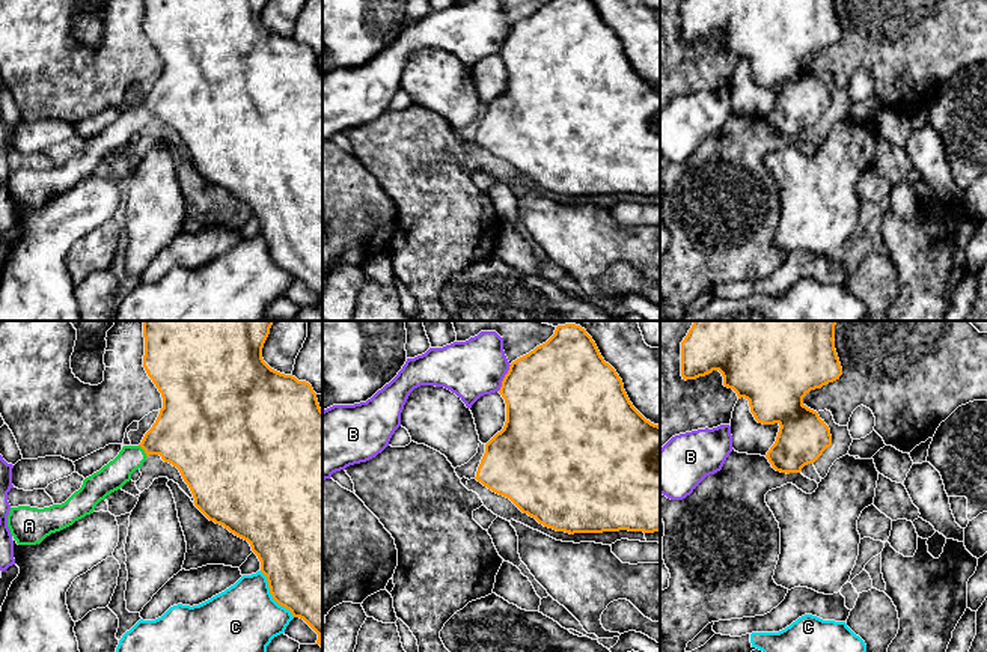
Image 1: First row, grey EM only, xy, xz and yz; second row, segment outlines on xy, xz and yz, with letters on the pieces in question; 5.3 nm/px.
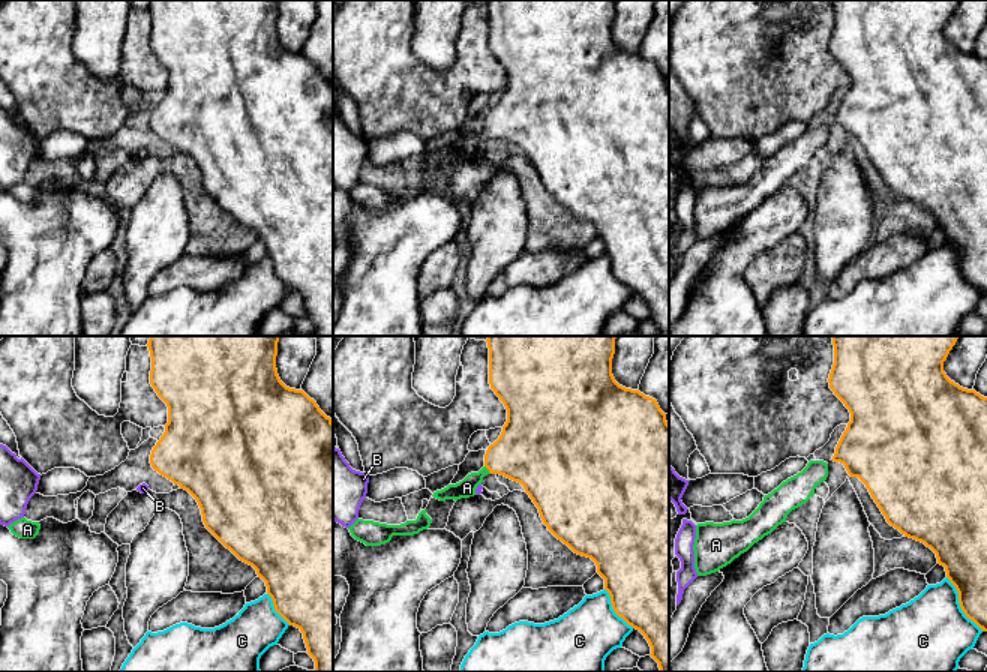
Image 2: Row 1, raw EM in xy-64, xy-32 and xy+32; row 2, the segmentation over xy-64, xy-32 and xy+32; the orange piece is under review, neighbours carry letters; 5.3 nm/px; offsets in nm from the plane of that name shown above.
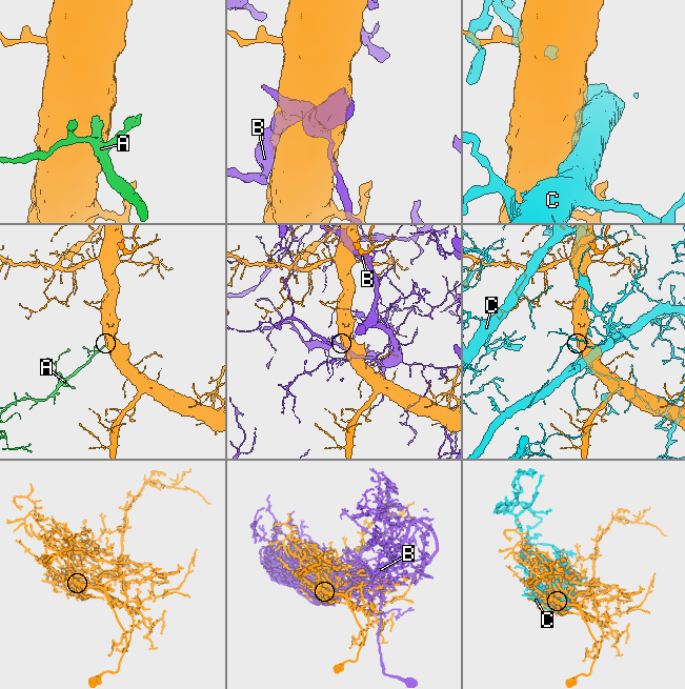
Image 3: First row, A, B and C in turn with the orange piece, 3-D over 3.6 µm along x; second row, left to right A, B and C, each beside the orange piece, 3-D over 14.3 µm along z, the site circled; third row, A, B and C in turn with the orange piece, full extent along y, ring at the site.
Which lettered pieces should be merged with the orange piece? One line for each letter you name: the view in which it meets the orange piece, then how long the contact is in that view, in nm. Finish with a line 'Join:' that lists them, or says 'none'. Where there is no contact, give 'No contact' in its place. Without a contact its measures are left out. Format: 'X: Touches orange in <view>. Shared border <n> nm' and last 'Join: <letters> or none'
A: Touches orange in xy. Shared border 80 nm
Join: A

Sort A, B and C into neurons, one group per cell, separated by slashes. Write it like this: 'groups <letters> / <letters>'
groups A / B / C

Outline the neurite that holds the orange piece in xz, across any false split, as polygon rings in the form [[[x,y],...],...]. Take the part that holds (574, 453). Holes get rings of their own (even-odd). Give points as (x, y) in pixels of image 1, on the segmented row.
[[[576,324],[558,325],[555,334],[529,354],[511,363],[499,390],[506,404],[506,422],[487,444],[476,471],[476,480],[493,492],[509,498],[523,513],[535,518],[544,527],[556,532],[603,533],[603,532],[660,532],[660,426],[646,420],[630,402],[622,379],[604,361],[595,342],[585,328]]]

